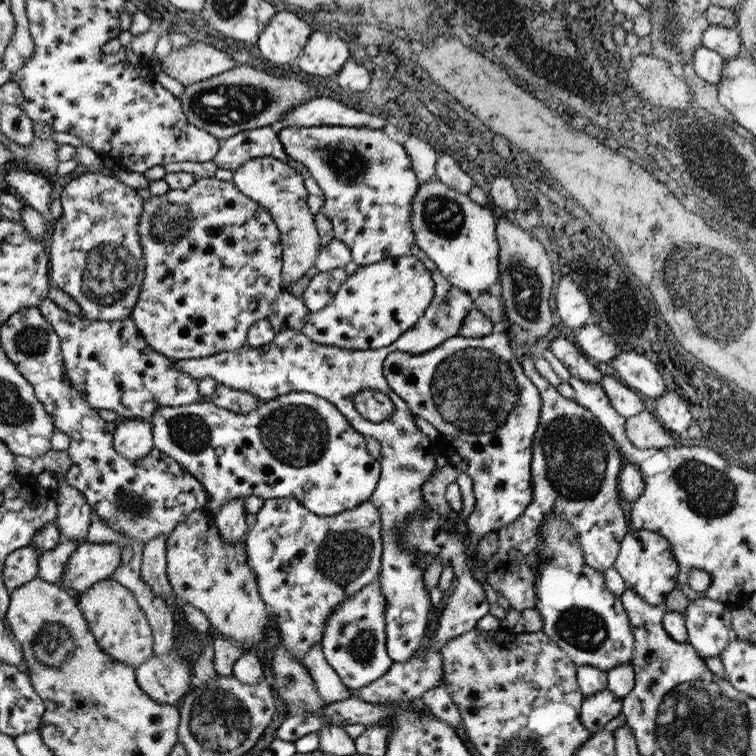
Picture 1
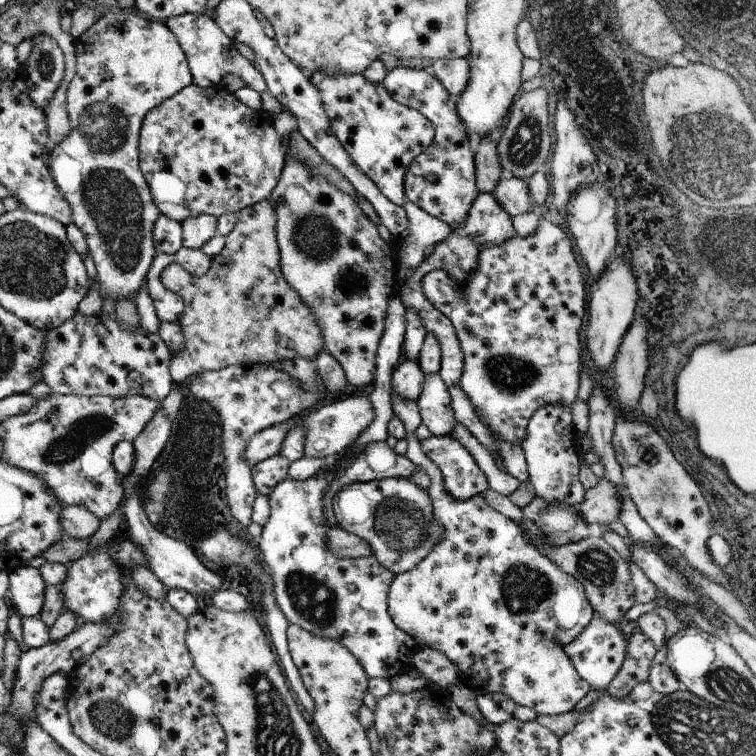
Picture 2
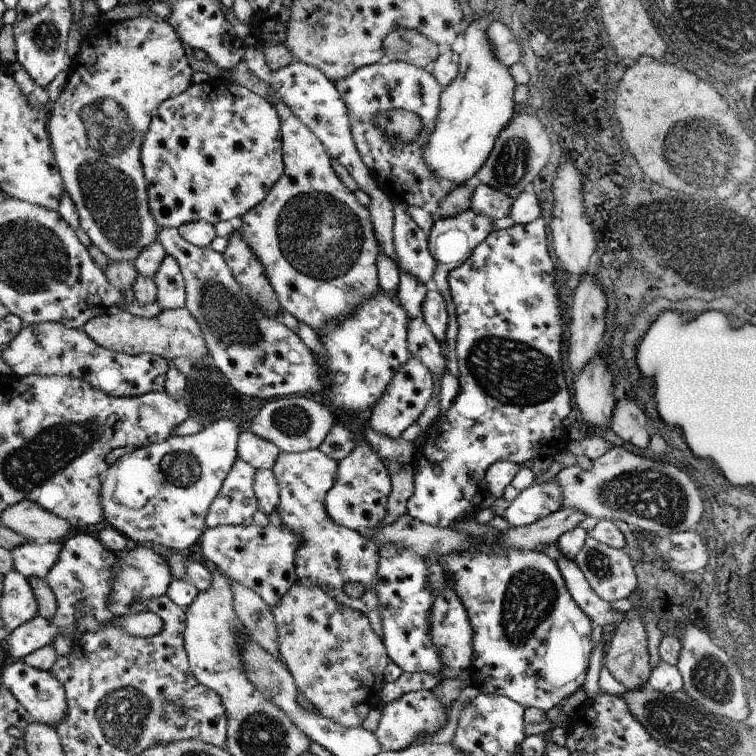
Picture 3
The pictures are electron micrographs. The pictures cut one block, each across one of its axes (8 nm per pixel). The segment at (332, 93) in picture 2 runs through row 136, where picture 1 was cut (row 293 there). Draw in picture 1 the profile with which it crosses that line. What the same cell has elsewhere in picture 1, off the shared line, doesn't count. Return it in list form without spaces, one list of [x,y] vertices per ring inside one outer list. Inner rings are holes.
[[[399,256],[379,260],[375,264],[359,266],[355,274],[341,284],[333,302],[319,312],[311,312],[299,332],[317,344],[341,350],[381,350],[419,322],[433,296],[435,280],[431,278],[431,270],[427,270],[419,258]]]

